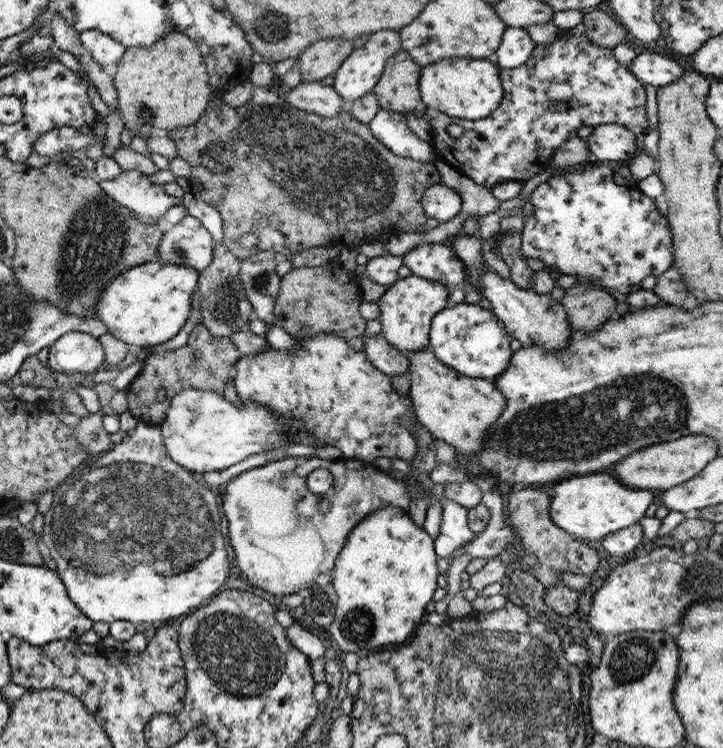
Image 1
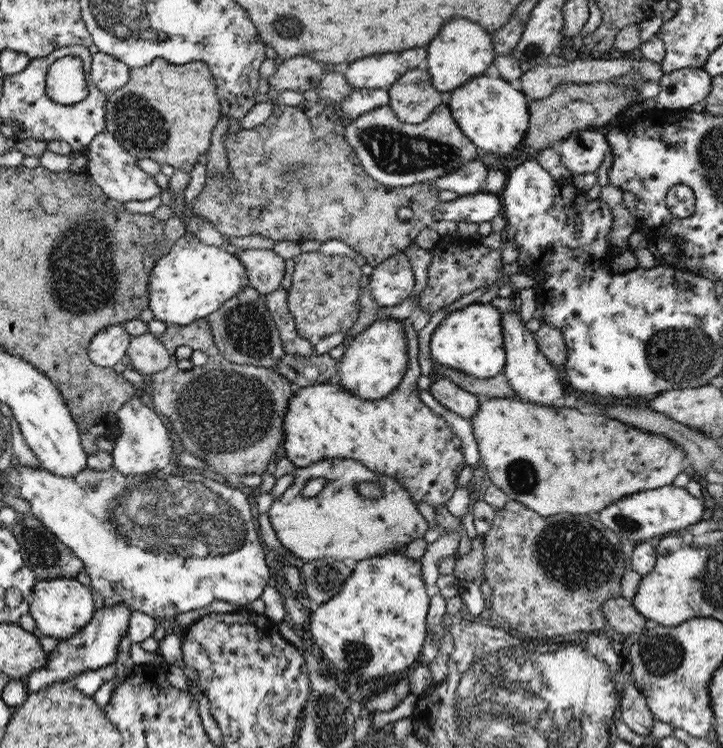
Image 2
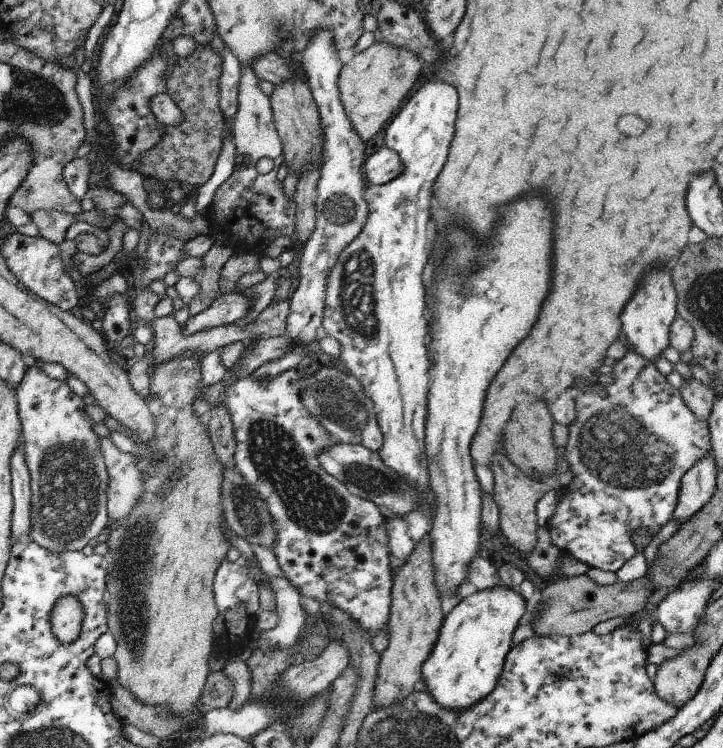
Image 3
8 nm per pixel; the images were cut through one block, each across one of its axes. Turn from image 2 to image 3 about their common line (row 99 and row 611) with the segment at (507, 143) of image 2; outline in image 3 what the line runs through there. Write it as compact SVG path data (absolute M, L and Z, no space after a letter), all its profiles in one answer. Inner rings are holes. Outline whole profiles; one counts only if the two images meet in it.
M506 587L476 591L467 598L457 599L457 605L444 617L437 639L428 658L420 667L420 680L430 698L443 709L461 711L482 702L496 688L504 657L512 648L512 633L523 616L526 602L519 593Z

